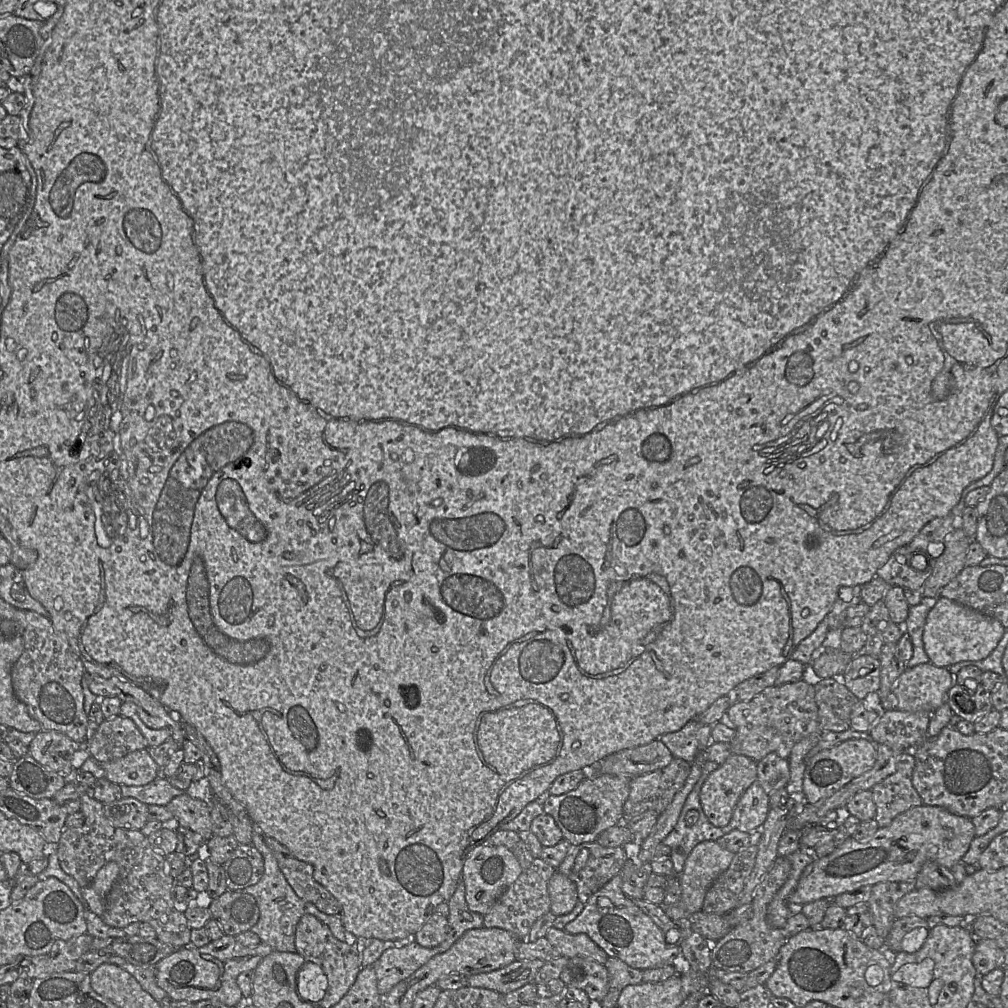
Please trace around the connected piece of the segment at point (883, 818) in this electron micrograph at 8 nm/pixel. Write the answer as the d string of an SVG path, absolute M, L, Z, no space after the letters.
M912 751L902 752L898 755L895 773L871 788L876 805L874 819L879 828L888 826L905 811L924 804L912 783L914 767Z

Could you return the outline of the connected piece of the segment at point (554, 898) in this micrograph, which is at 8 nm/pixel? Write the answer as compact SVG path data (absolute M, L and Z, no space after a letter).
M558 870L548 882L550 911L557 917L570 913L578 903L576 884Z

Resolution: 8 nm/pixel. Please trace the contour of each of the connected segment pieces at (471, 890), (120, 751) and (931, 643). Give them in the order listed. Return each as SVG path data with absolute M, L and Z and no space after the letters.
M476 845L465 860L461 881L465 885L465 899L468 908L478 914L485 915L504 893L520 876L523 869L513 852L501 845Z
M120 714L104 719L94 736L87 741L88 751L100 763L116 760L148 747L147 740L134 721Z
M948 598L931 600L923 632L924 650L930 663L950 667L961 661L977 661L988 657L1004 635L1005 628L995 618L965 607Z

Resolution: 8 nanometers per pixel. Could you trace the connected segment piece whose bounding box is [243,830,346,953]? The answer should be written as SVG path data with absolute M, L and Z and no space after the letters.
M255 830L252 833L252 844L263 856L264 873L256 884L243 889L244 892L255 898L259 908L259 920L250 931L258 935L261 942L269 945L273 951L295 953L296 926L303 915L311 914L327 925L336 939L345 942L345 928L341 915L325 914L319 911L312 903L299 898L281 872L277 860L266 845L264 838L259 833L256 833Z

